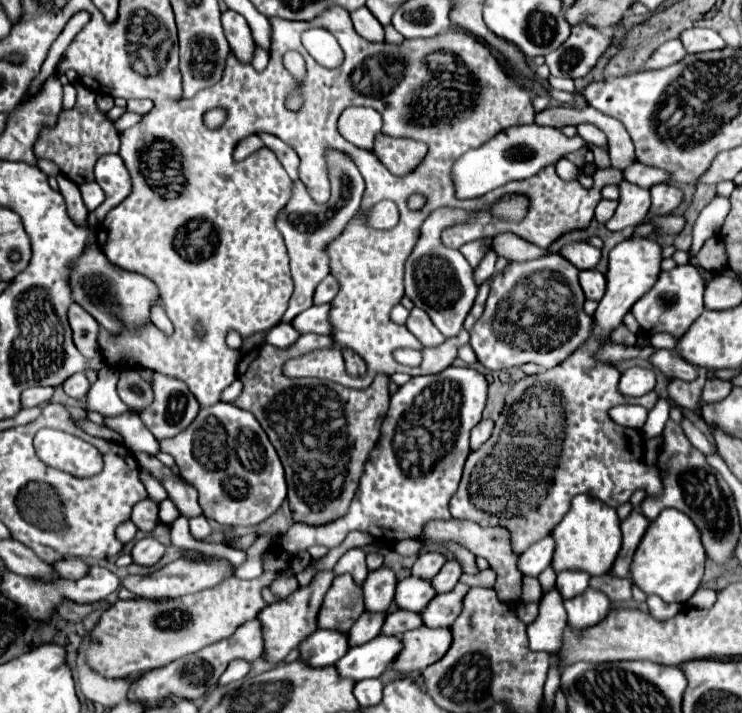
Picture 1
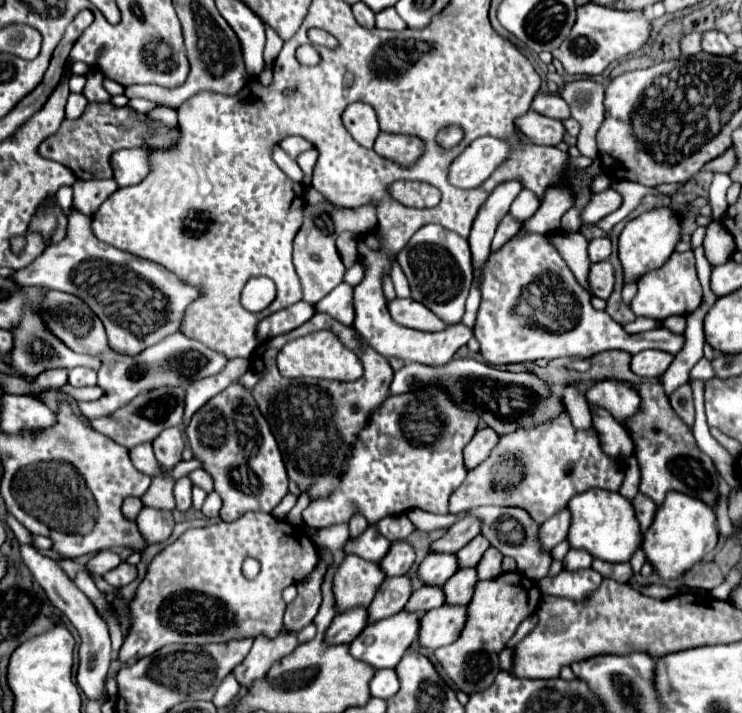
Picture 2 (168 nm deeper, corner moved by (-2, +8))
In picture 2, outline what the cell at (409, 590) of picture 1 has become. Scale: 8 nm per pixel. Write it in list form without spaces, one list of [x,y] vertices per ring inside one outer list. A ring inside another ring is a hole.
[[[432,552],[424,558],[424,562],[418,568],[418,576],[428,586],[442,586],[456,570],[458,570],[456,554],[444,554],[444,552]]]

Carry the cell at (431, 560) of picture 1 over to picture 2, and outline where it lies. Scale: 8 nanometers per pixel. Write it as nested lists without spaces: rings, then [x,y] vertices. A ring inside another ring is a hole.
[[[468,514],[464,520],[458,520],[456,524],[452,524],[452,528],[448,528],[446,534],[432,544],[432,552],[458,552],[476,534],[480,534],[480,520]]]

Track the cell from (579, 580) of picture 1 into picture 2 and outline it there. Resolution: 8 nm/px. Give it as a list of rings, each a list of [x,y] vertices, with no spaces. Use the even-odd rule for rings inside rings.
[[[570,548],[570,552],[564,558],[564,568],[566,570],[580,570],[580,568],[590,568],[592,564],[592,554],[586,550],[578,550],[578,548]]]

